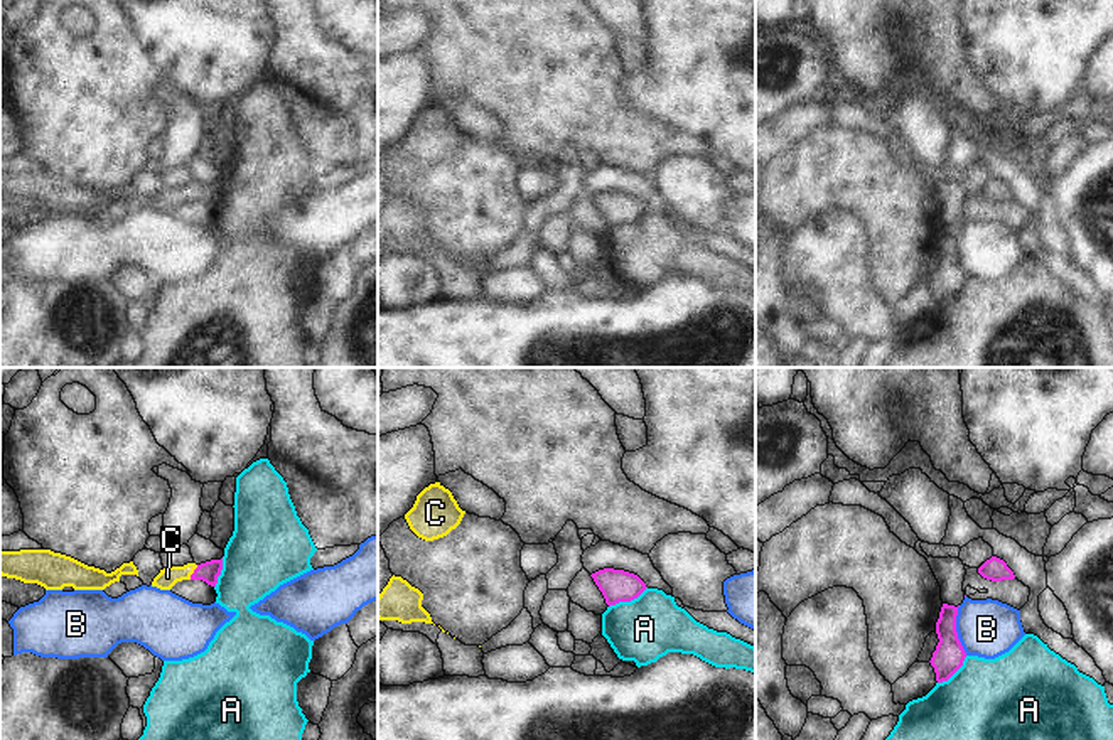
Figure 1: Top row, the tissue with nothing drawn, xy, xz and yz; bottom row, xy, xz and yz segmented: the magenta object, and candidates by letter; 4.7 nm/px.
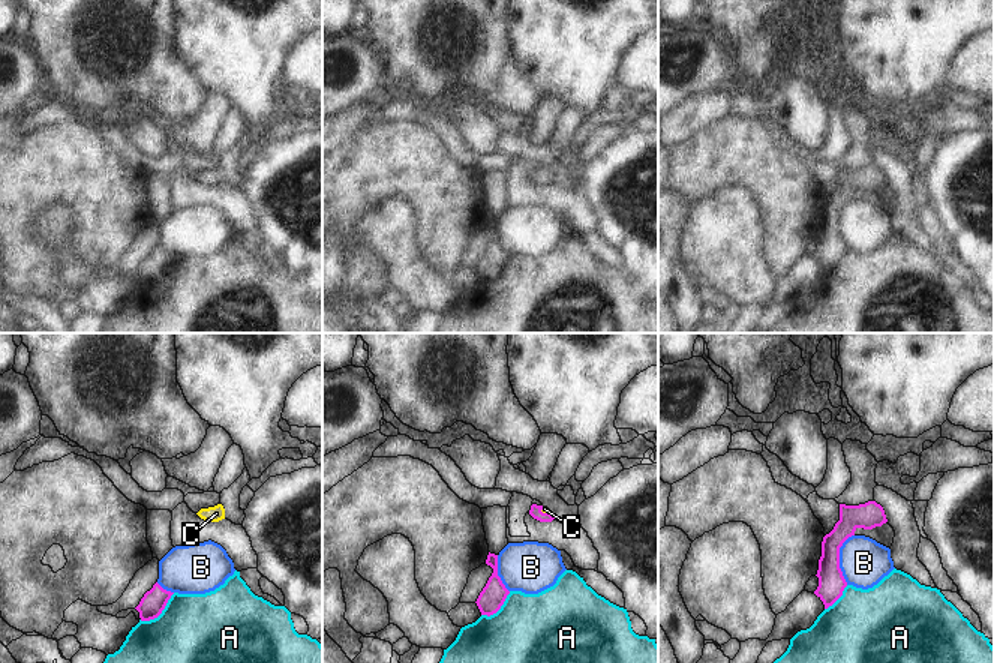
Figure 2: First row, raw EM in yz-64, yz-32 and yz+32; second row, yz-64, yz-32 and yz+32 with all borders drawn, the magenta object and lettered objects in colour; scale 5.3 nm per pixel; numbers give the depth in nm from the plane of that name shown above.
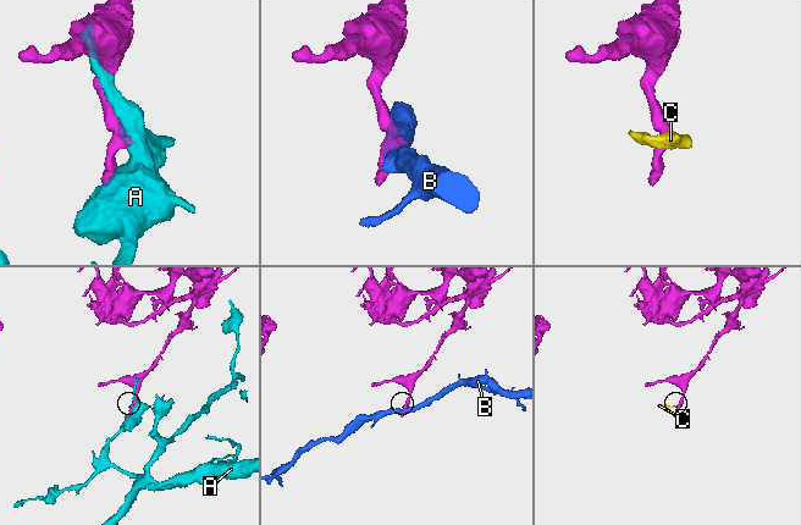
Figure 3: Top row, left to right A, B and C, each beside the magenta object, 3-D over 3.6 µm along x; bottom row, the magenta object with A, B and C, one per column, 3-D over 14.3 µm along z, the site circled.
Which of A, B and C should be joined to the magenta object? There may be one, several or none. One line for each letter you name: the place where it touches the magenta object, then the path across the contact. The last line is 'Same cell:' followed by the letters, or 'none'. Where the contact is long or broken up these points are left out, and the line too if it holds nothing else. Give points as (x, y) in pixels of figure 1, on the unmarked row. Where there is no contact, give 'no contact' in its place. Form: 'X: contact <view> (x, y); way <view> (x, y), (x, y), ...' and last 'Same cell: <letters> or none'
C: contact xy (194, 194); way xy (208, 194), (194, 194), (167, 199)
Same cell: C

